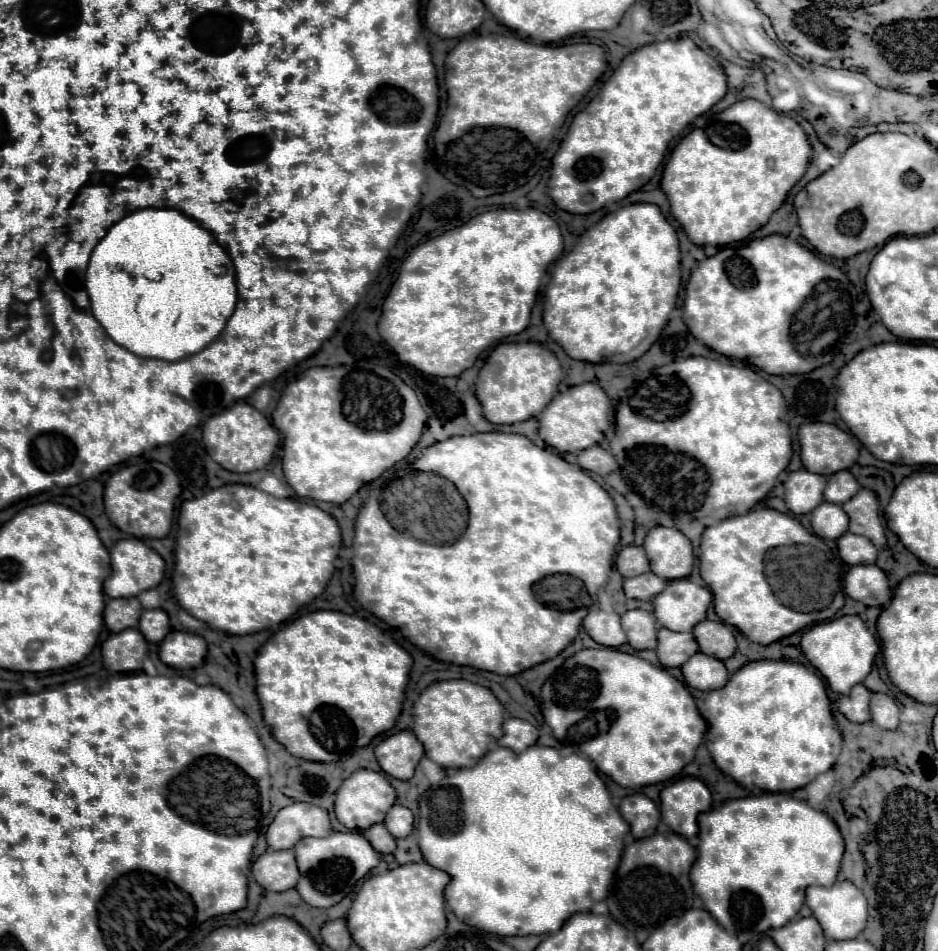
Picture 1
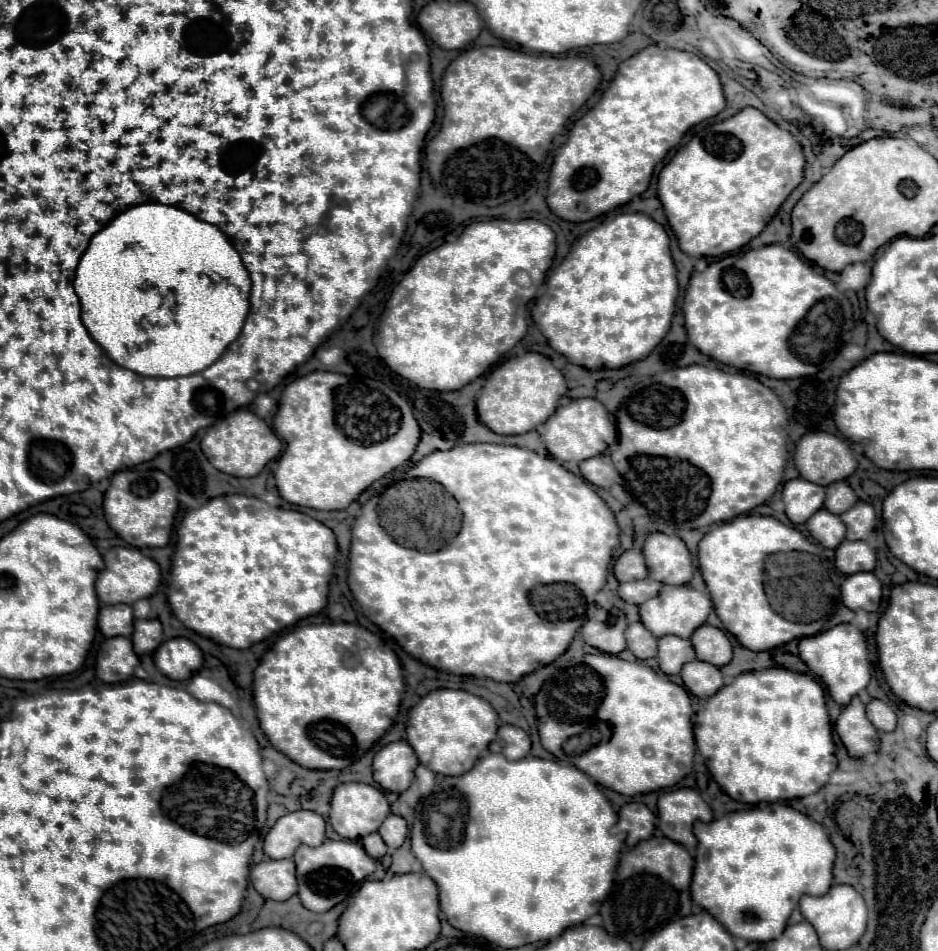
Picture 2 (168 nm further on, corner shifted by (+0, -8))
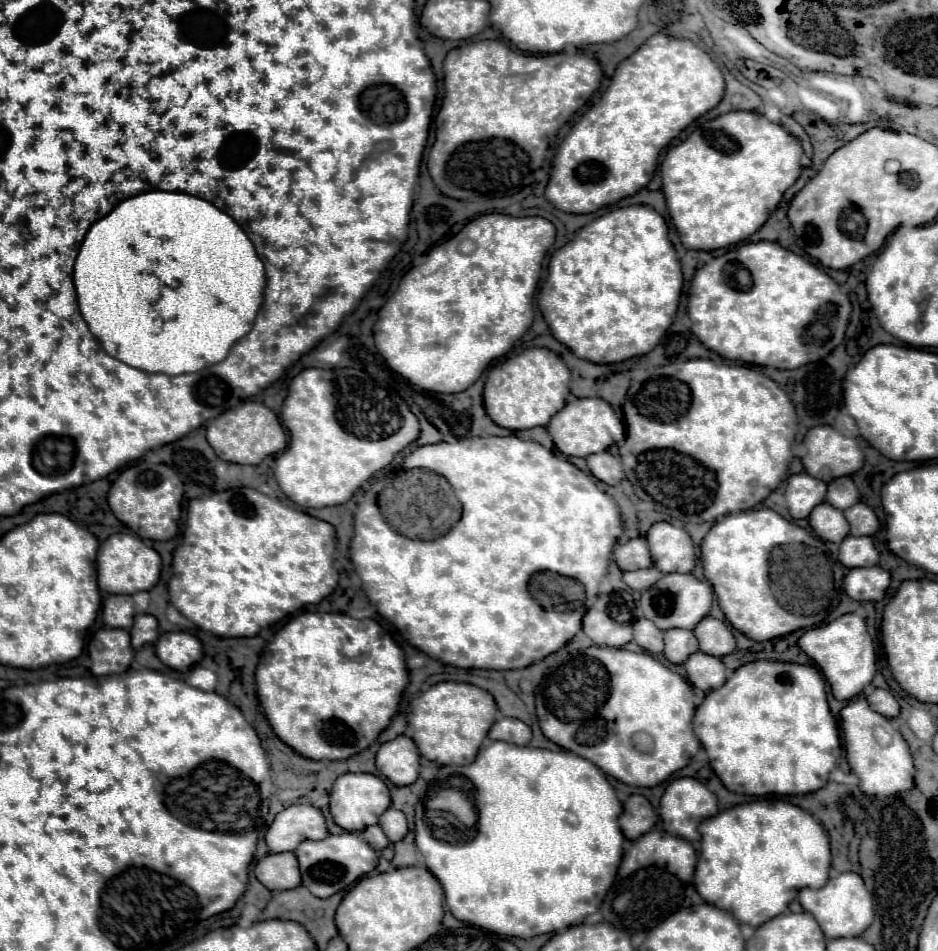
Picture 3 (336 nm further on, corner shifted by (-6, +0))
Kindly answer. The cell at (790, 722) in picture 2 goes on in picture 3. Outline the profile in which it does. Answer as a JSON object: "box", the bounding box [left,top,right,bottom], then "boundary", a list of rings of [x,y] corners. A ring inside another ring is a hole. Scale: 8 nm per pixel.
{"box":[694,660,840,796],"boundary":[[[758,660],[740,666],[722,688],[712,690],[694,714],[694,732],[700,738],[710,766],[722,784],[748,796],[796,796],[820,790],[840,756],[840,736],[826,702],[826,684],[814,666]]]}

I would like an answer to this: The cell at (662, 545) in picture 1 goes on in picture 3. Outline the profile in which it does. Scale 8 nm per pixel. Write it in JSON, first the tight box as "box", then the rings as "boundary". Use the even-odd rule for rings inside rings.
{"box":[646,522,696,572],"boundary":[[[656,522],[646,534],[654,568],[660,572],[692,572],[696,554],[694,544],[684,528],[668,522]]]}

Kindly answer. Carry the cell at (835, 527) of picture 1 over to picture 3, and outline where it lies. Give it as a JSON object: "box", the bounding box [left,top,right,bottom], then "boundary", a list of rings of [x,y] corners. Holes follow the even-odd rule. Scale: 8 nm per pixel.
{"box":[808,502,850,544],"boundary":[[[828,502],[820,504],[818,508],[814,508],[814,512],[810,514],[808,520],[810,520],[810,528],[812,528],[822,540],[828,540],[828,542],[840,544],[840,542],[848,536],[848,532],[850,532],[842,510],[830,506]]]}

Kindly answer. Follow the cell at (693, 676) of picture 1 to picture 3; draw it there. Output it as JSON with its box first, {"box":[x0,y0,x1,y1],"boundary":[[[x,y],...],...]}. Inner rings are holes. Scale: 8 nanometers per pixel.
{"box":[684,652,726,692],"boundary":[[[694,652],[684,662],[684,668],[686,668],[688,680],[704,692],[716,690],[726,682],[726,666],[716,656],[706,656],[704,652]]]}

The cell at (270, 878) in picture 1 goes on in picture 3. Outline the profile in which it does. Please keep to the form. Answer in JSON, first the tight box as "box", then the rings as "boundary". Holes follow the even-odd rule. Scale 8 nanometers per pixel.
{"box":[254,852,300,890],"boundary":[[[294,852],[264,856],[256,864],[254,874],[268,890],[290,890],[290,888],[300,886],[298,860]]]}

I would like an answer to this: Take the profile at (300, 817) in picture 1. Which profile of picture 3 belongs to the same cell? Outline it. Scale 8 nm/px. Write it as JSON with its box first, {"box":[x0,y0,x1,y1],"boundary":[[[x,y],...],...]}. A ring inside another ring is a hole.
{"box":[266,804,328,852],"boundary":[[[294,804],[282,810],[266,832],[270,852],[292,852],[306,838],[324,840],[328,836],[324,816],[310,804]]]}

